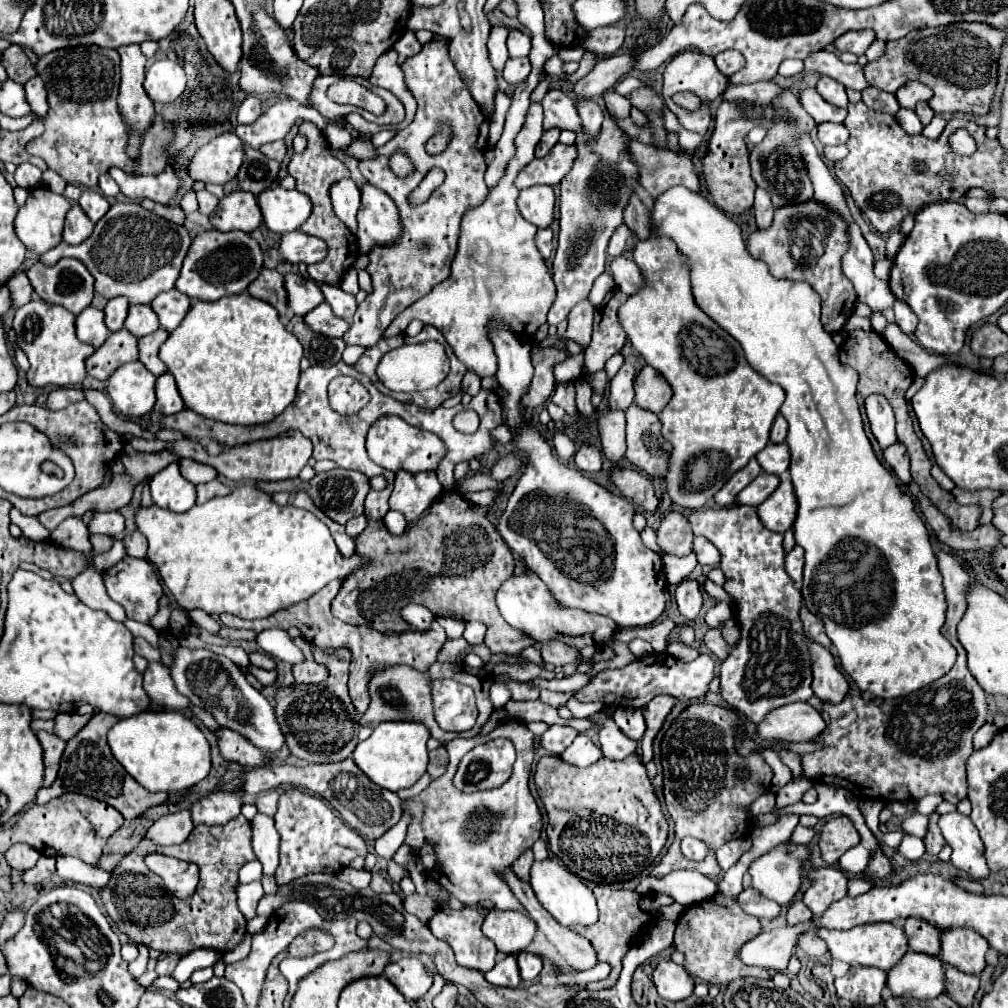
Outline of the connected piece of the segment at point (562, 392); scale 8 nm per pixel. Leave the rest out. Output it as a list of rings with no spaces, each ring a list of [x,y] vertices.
[[[572,383],[569,384],[558,384],[554,395],[551,398],[551,401],[562,407],[567,414],[575,415],[577,412],[577,407],[575,403],[576,392],[574,385]]]

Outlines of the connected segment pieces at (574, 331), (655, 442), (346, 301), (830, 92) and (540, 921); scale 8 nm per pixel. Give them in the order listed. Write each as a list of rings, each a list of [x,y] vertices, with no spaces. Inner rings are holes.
[[[590,300],[578,302],[570,314],[568,314],[568,330],[566,334],[560,335],[559,339],[568,339],[588,346],[590,344],[590,334],[592,334],[592,318],[594,318],[594,306]]]
[[[632,404],[626,410],[626,458],[642,472],[664,478],[668,466],[668,442],[660,438],[660,420],[654,412]]]
[[[322,284],[322,292],[324,292],[326,302],[332,306],[336,316],[340,316],[344,320],[352,318],[352,314],[356,312],[356,298],[354,298],[354,294],[342,292],[338,286],[328,286],[328,284]]]
[[[822,76],[822,78],[818,80],[816,90],[818,90],[820,96],[822,96],[826,102],[830,102],[832,106],[840,106],[840,108],[846,108],[846,106],[848,106],[846,88],[844,88],[840,82],[836,82],[836,80],[828,78],[828,76]]]
[[[510,868],[504,872],[504,880],[508,882],[510,890],[520,900],[520,904],[526,908],[530,918],[536,922],[538,930],[548,938],[550,944],[554,944],[558,954],[574,970],[588,970],[588,968],[594,968],[598,964],[596,950],[592,948],[592,944],[584,936],[572,932],[570,928],[560,926],[546,910],[540,910],[540,904],[536,902],[536,896],[532,894],[532,888],[530,888],[528,882],[520,882],[510,872]]]

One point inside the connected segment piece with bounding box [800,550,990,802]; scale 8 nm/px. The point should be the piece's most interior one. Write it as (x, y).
(919, 745)

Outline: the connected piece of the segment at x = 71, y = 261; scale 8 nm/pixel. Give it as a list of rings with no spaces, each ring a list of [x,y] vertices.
[[[64,258],[54,266],[34,264],[28,278],[44,302],[60,304],[76,316],[90,306],[94,296],[94,276],[76,258]]]

